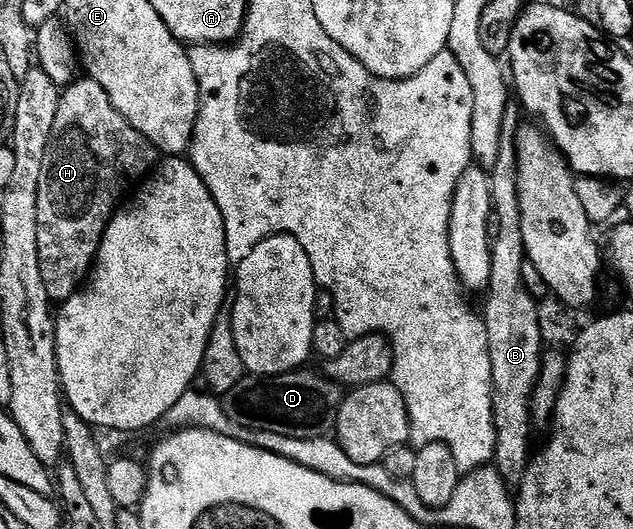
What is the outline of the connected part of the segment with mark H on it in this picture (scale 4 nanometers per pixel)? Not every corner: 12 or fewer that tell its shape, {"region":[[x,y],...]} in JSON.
{"region":[[82,76],[61,89],[37,187],[50,302],[80,290],[158,161]]}

